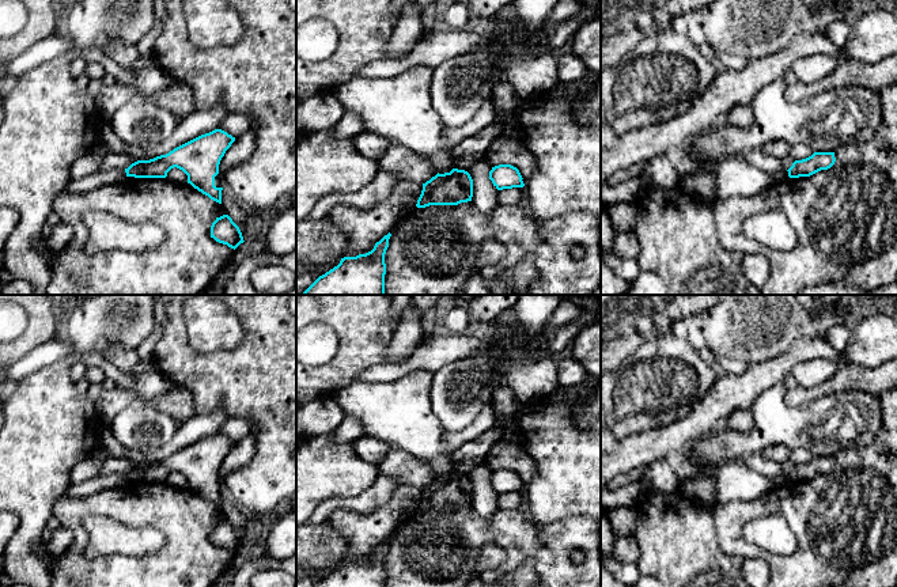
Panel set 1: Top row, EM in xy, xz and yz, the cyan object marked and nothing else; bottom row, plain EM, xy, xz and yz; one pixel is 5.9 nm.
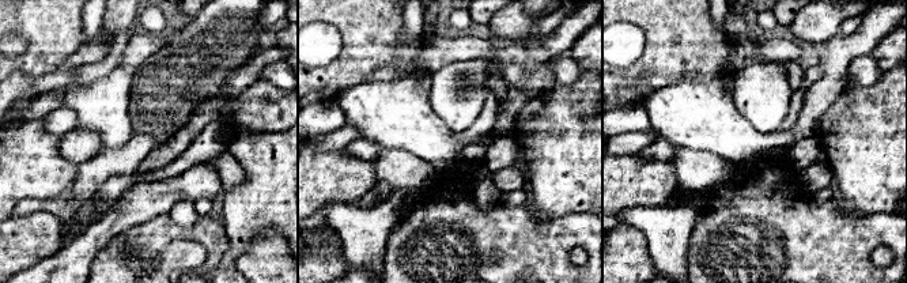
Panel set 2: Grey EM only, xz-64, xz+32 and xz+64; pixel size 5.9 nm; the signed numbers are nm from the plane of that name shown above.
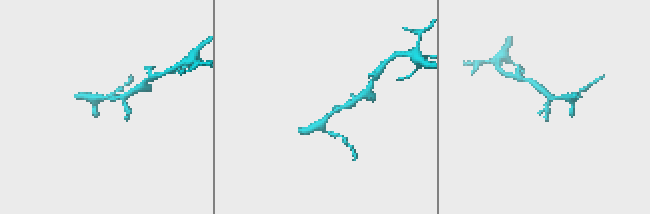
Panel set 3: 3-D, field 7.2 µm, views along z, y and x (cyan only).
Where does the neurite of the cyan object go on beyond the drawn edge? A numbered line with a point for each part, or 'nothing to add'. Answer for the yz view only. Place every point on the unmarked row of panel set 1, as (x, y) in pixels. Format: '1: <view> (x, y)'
nothing to add

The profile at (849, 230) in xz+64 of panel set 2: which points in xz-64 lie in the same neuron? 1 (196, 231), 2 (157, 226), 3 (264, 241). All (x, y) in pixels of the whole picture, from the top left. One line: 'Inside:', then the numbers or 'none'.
Inside: 1, 2, 3

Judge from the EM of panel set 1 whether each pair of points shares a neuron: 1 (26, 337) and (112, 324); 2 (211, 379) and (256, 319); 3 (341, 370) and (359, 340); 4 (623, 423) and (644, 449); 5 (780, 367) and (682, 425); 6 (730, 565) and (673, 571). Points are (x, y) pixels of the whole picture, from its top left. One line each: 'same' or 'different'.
1: different
2: same
3: same
4: different
5: same
6: same

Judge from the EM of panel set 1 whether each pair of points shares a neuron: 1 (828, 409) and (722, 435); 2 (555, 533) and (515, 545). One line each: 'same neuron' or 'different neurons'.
1: same neuron
2: same neuron

